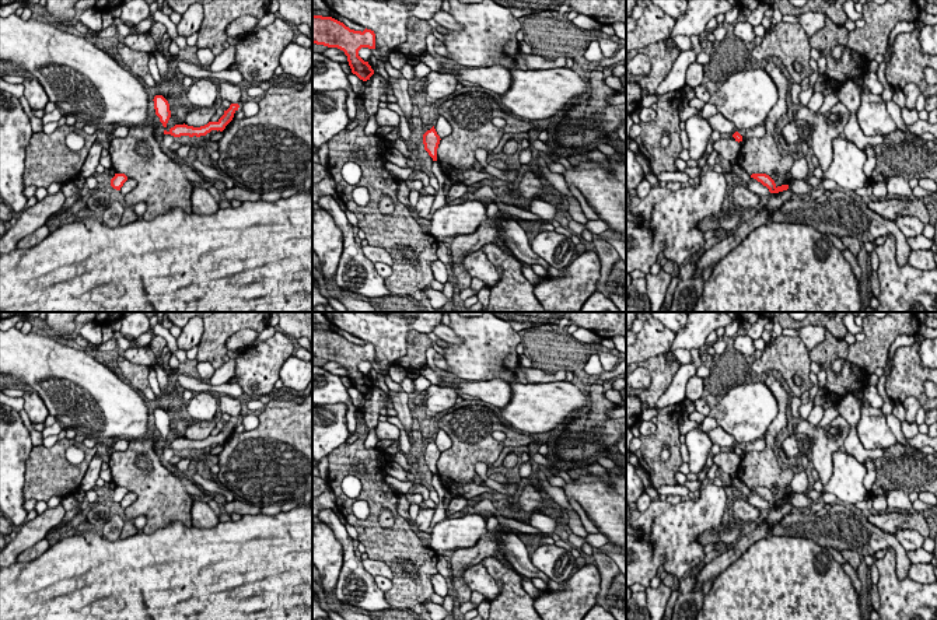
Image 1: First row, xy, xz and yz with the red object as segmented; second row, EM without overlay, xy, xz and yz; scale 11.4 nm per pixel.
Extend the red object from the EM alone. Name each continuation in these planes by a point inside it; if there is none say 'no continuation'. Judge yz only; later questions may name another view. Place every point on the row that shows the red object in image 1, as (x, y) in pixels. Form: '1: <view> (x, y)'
no continuation

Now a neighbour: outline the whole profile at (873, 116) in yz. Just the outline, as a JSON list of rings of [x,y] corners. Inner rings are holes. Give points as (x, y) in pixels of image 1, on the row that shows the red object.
[[[861,92],[856,120],[866,136],[885,136],[898,129],[881,95]]]

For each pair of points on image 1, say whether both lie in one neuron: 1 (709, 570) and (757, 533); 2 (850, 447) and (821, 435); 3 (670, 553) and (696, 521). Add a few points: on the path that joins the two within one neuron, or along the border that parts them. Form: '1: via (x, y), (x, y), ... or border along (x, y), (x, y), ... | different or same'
1: via (720, 563), (745, 542) | same
2: border along (839, 413), (850, 427), (845, 445) | different
3: via (674, 545), (688, 529) | same

